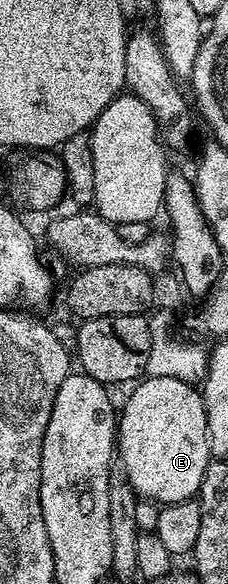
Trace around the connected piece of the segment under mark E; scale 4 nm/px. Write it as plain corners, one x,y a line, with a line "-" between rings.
155,376
139,379
130,390
130,397
123,408
121,405
116,420
116,454
124,464
122,468
127,480
141,499
152,500
159,506
195,499
212,459
201,391
195,385
180,382
180,378

